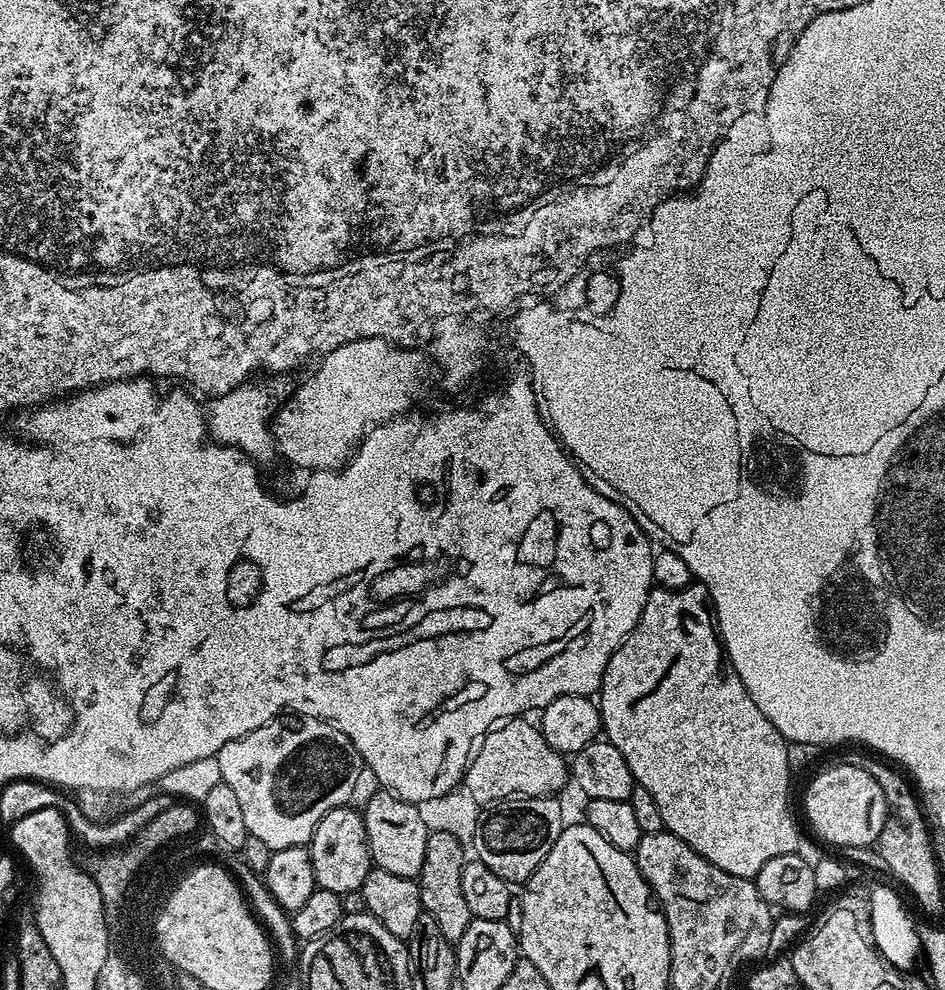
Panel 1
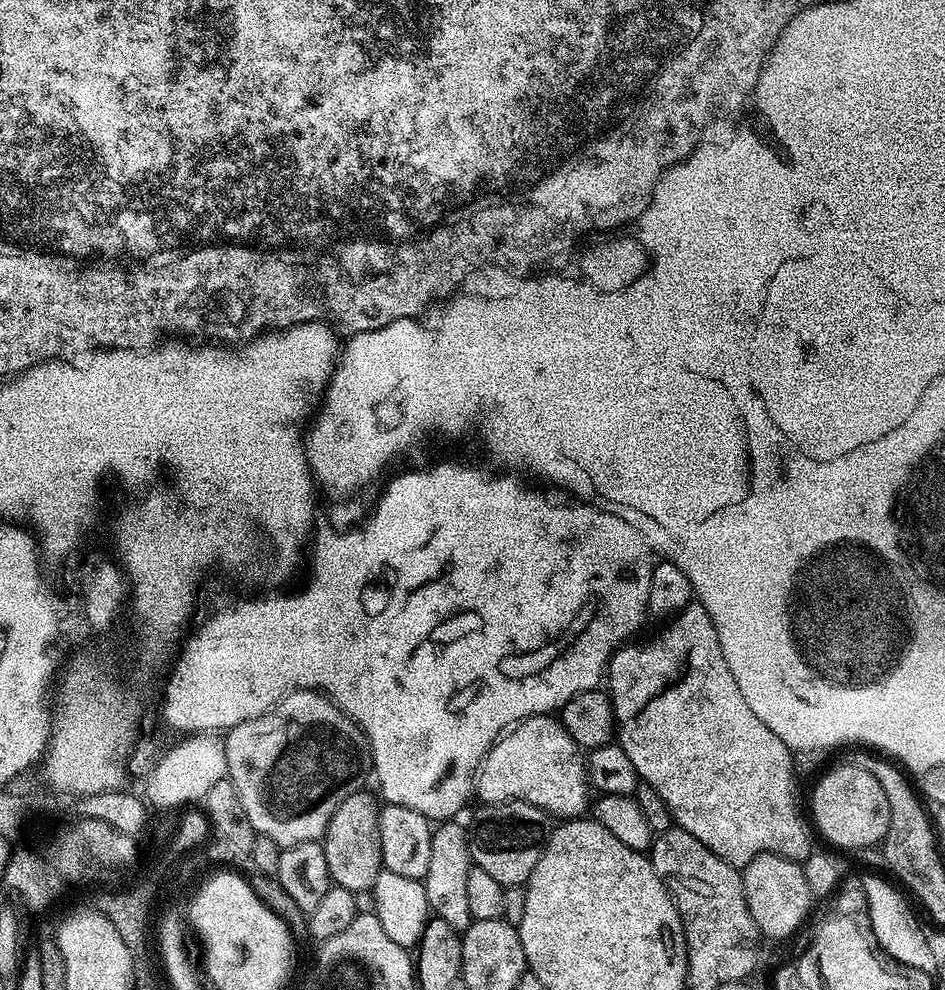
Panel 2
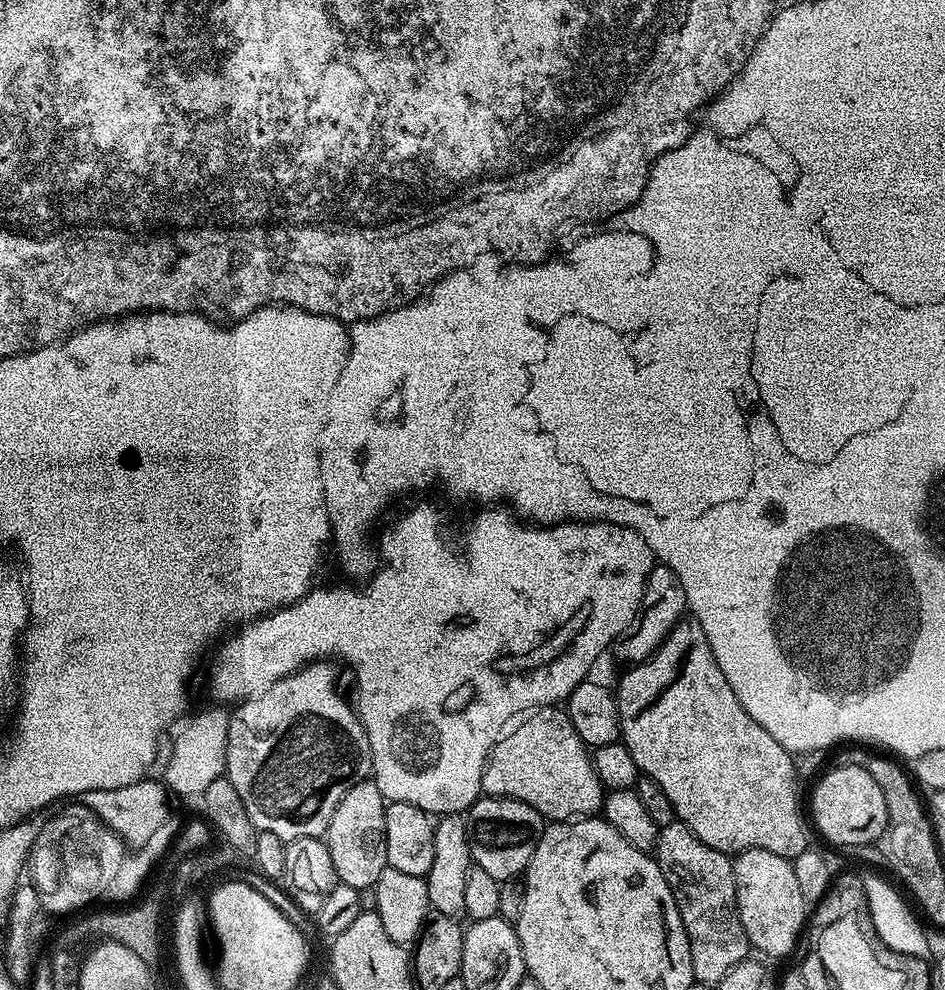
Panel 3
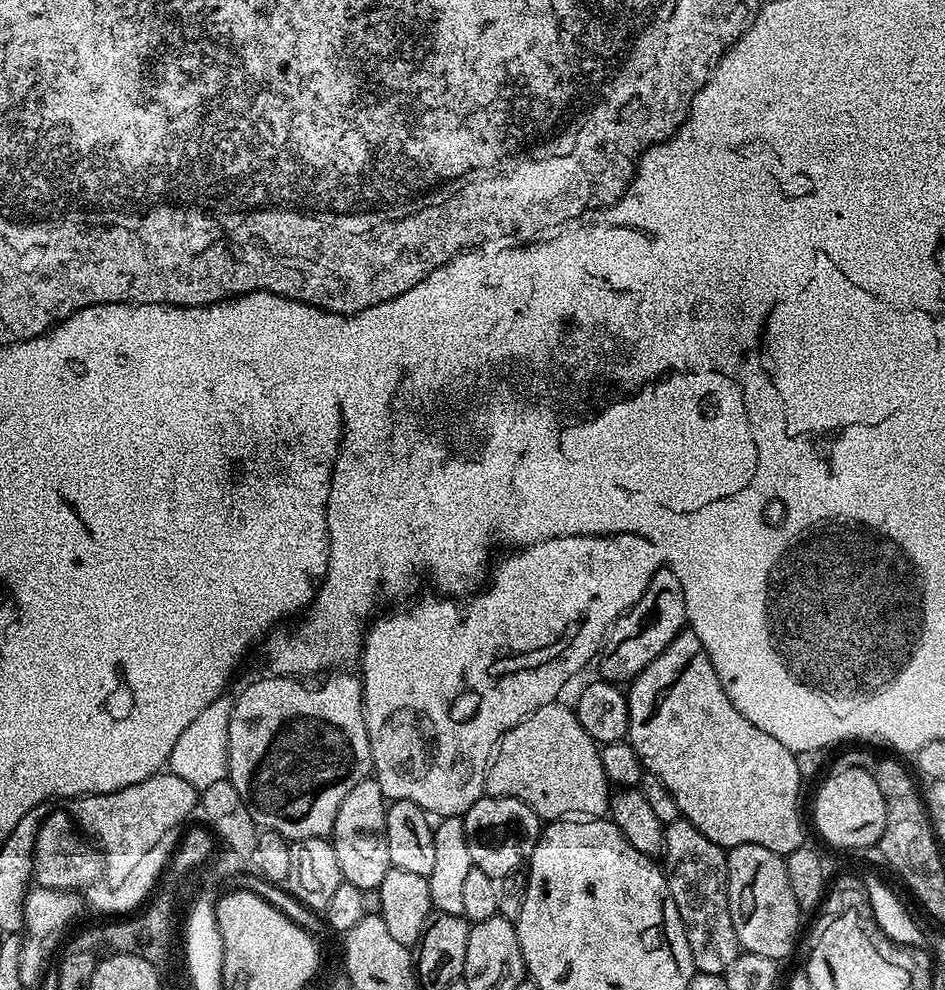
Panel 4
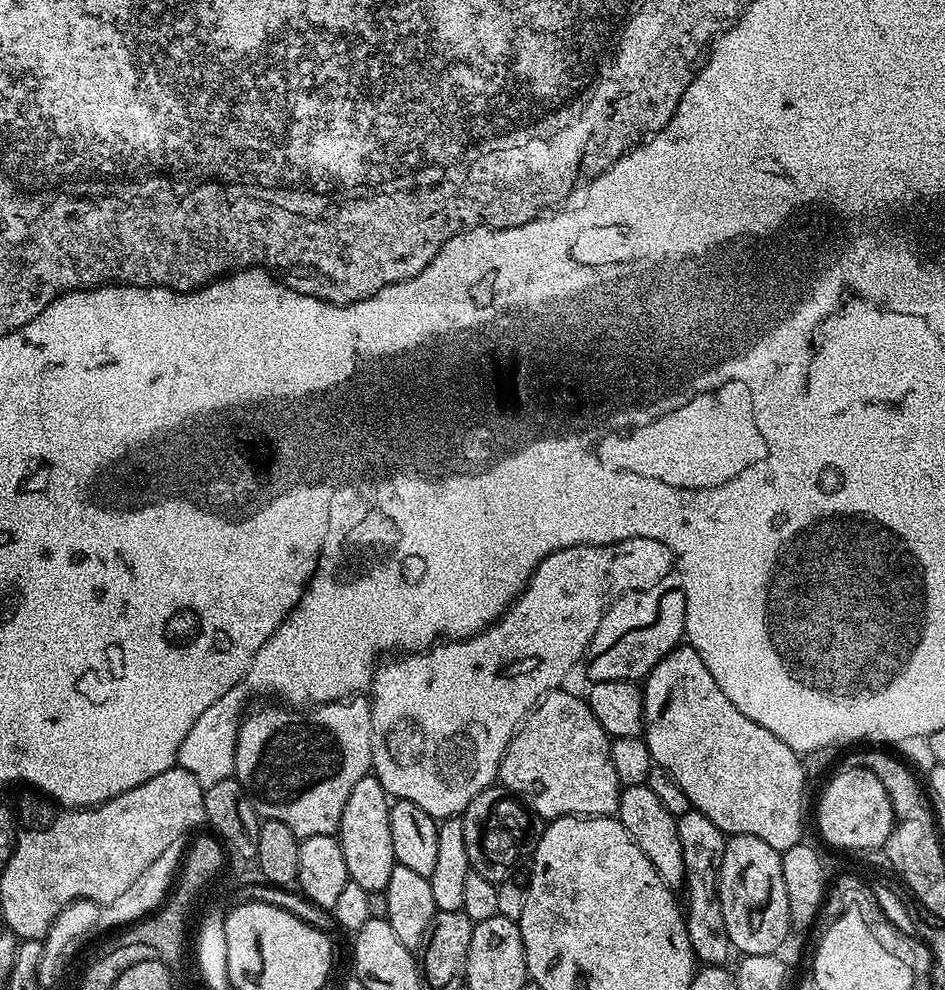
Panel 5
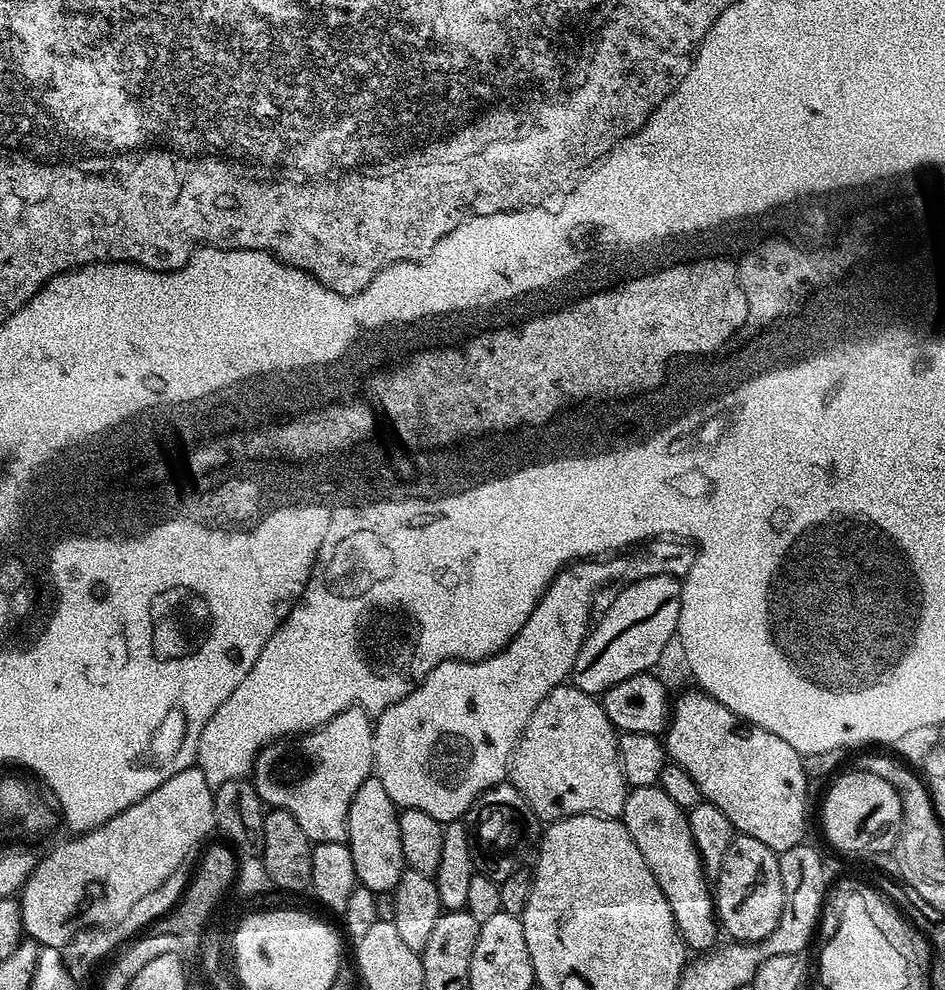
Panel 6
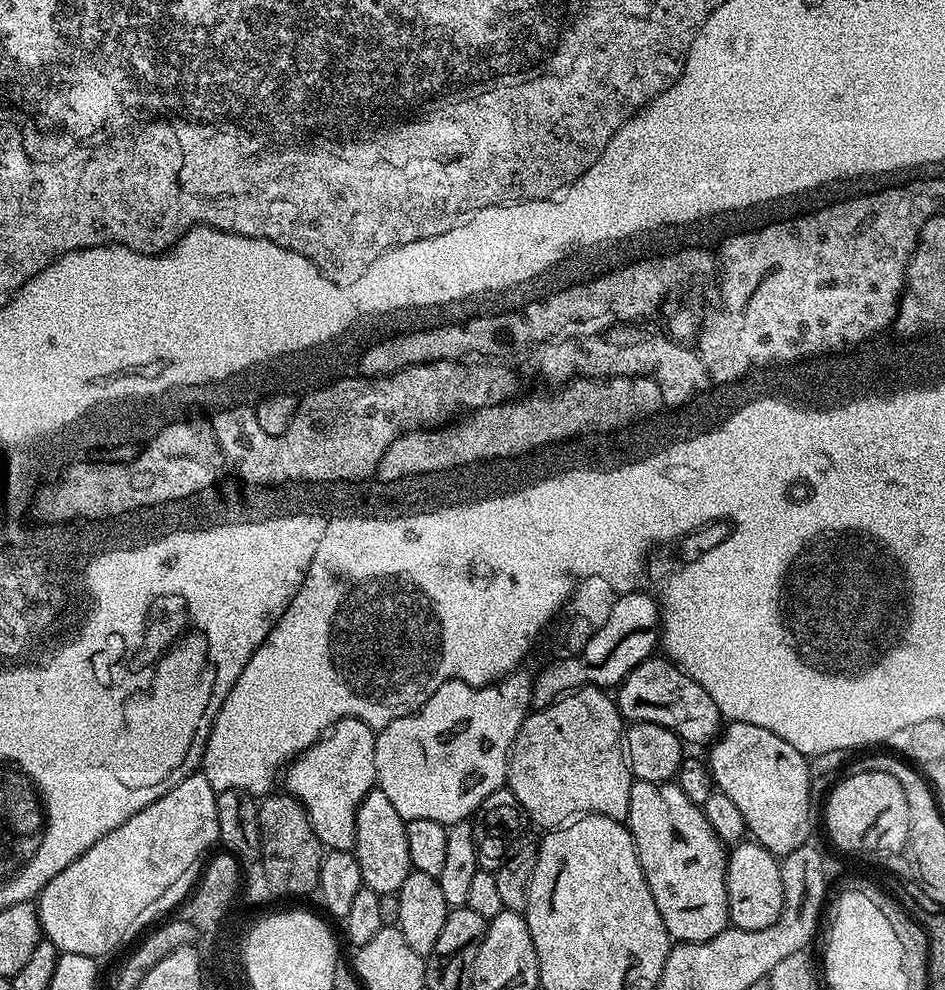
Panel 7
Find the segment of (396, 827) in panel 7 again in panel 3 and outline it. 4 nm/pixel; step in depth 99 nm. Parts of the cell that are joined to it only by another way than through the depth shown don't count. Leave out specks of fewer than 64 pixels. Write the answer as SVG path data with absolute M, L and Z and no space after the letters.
M369 778L350 786L342 794L342 802L330 818L326 833L330 858L334 858L334 870L339 883L355 888L370 887L378 882L382 870L388 867L386 854L386 801L375 780Z

